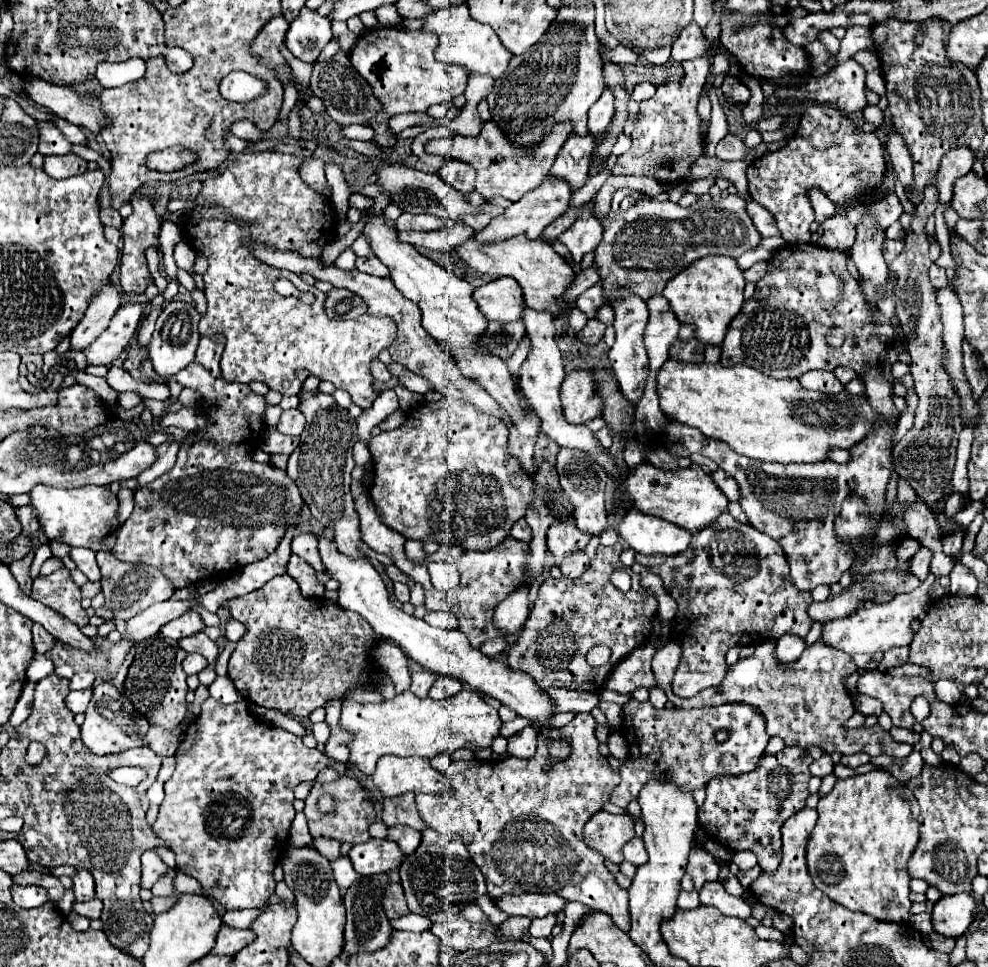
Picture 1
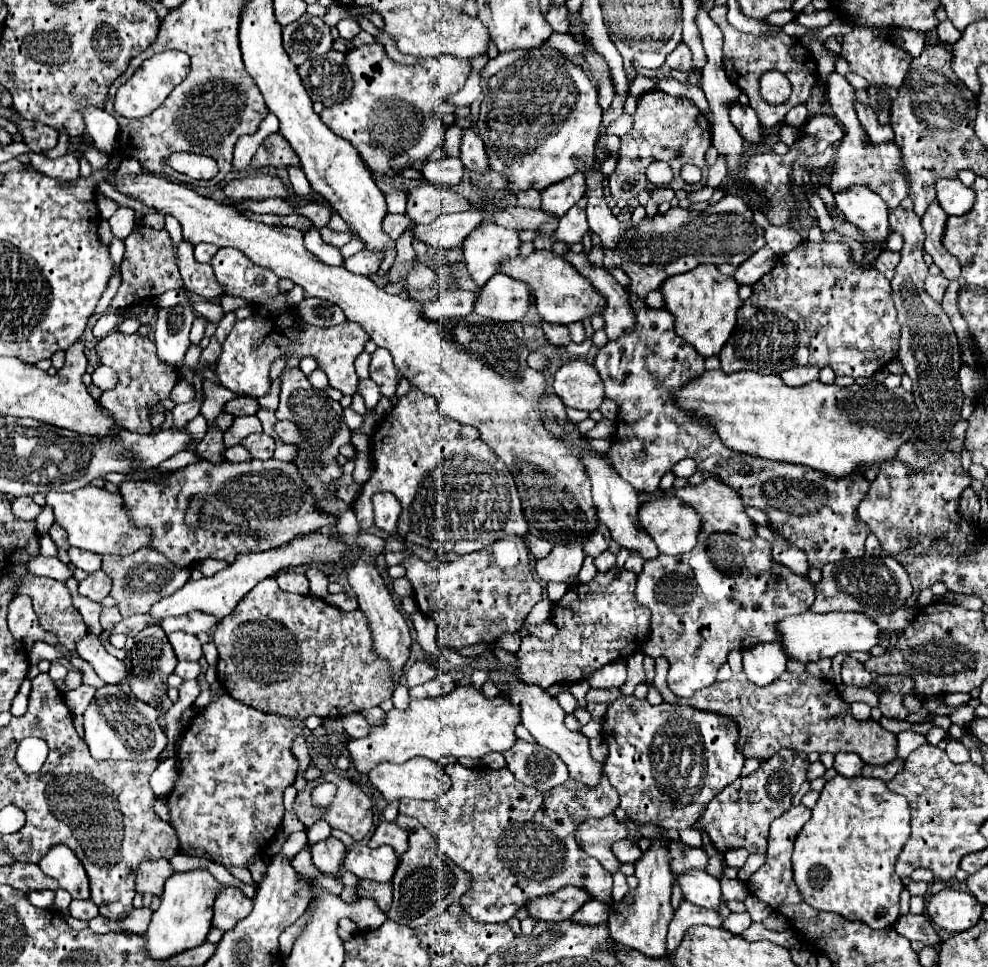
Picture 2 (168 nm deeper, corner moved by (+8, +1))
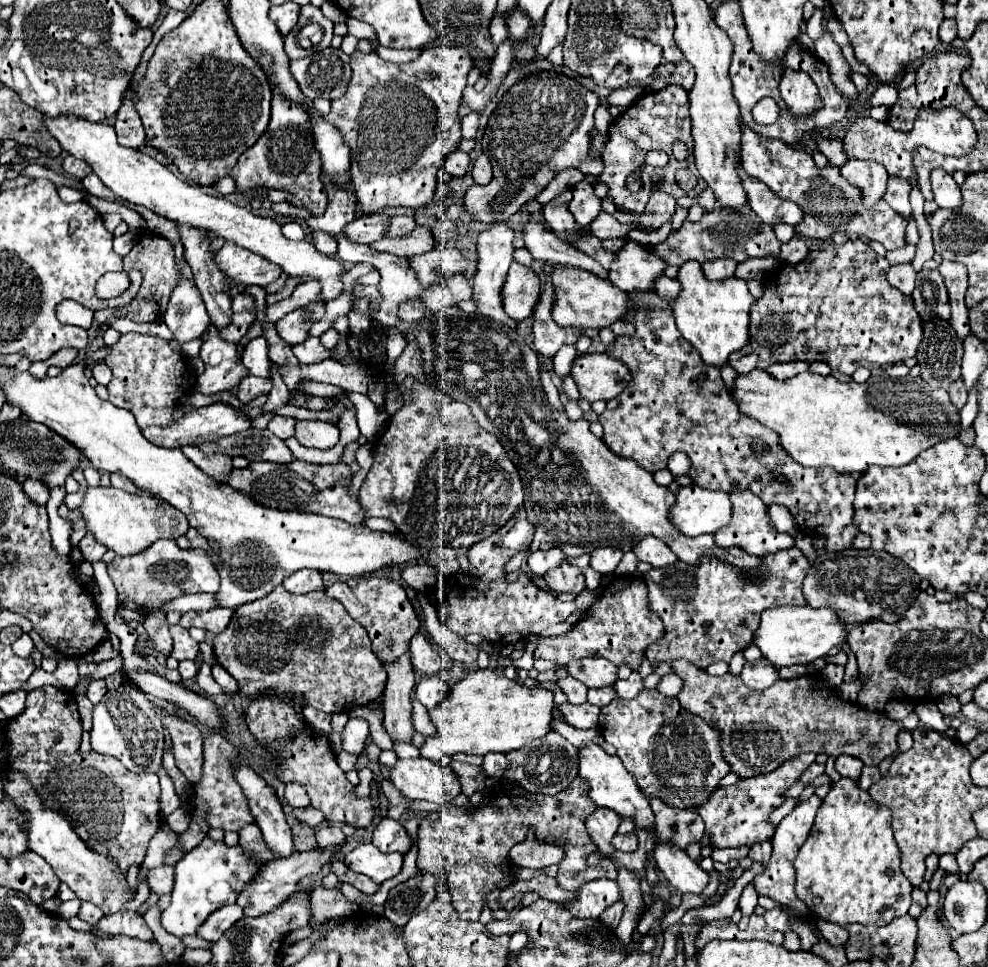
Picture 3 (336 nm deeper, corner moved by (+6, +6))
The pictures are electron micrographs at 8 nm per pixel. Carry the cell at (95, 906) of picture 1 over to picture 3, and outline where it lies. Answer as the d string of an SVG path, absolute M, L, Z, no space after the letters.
M83 901L83 903L81 903L81 909L79 909L79 913L77 913L77 917L83 919L83 921L87 921L89 925L95 927L95 925L99 923L99 919L103 917L103 911L101 911L99 907L95 907L93 903Z

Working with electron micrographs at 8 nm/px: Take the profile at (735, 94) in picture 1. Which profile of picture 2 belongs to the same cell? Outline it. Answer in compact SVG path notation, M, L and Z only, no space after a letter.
M737 100L737 102L731 102L731 104L729 104L729 118L731 118L731 122L737 126L739 134L741 134L745 140L749 140L749 142L753 142L753 144L757 144L757 142L761 140L763 132L761 132L757 114L753 112L753 108L751 108L749 104L747 104L747 106L741 106L739 100Z

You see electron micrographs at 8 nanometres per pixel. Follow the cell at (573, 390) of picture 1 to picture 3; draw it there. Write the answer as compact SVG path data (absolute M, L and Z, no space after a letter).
M585 353L573 361L571 377L587 401L609 401L631 381L629 367L607 353Z

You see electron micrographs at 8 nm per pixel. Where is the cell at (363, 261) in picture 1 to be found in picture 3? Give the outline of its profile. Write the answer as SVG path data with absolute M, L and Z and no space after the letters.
M419 225L405 237L385 237L377 243L371 243L371 249L393 253L399 257L421 255L421 253L431 251L433 247L435 247L435 237L431 229L419 227Z

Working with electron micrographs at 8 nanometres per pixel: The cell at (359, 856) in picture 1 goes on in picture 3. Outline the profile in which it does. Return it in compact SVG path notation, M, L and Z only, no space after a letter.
M361 843L353 851L349 851L343 859L343 863L361 875L371 877L375 883L383 883L391 877L395 877L403 867L403 855L401 853L381 853L375 849L375 845Z

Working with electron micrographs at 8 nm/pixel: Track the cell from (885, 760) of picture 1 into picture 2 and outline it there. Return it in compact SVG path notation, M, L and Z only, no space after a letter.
M895 758L889 764L881 764L881 766L873 766L873 764L865 764L863 766L863 774L865 776L873 776L873 778L881 778L885 782L889 782L897 772L901 772L903 768L903 760Z

